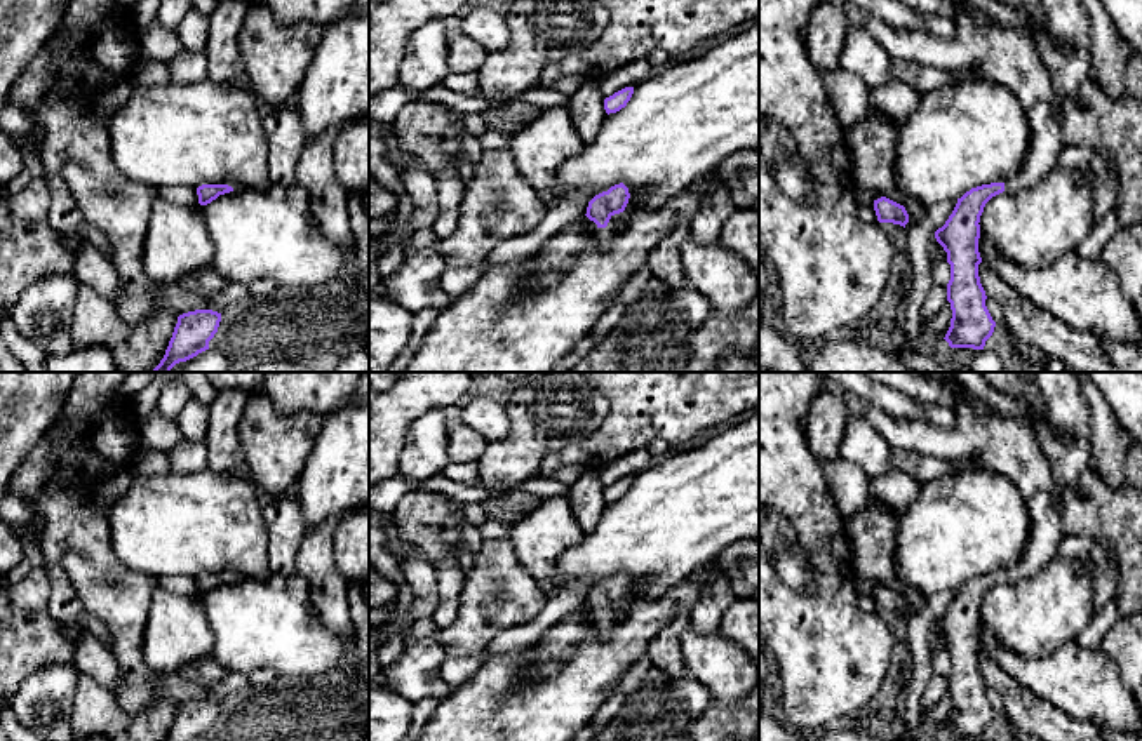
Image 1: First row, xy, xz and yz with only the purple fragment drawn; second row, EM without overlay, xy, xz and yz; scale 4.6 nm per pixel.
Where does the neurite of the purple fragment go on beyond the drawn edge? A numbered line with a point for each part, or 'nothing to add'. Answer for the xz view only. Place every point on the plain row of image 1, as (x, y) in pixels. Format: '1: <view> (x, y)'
1: xz (604, 625)

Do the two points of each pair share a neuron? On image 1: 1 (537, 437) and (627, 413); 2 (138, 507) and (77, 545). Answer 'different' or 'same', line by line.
1: different
2: different

